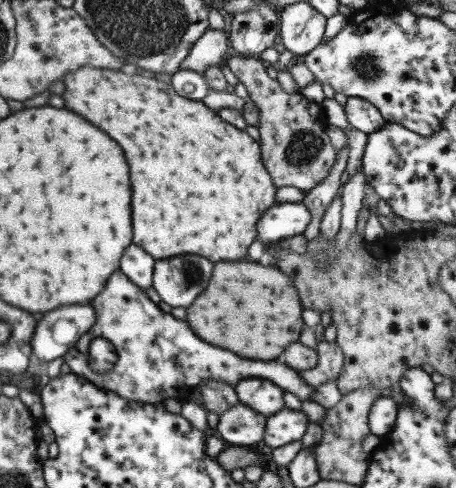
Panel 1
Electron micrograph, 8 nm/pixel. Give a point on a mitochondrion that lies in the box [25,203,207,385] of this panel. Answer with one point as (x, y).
(189, 271)

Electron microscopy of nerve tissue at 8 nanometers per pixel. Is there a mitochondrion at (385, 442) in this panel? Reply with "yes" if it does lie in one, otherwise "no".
no

